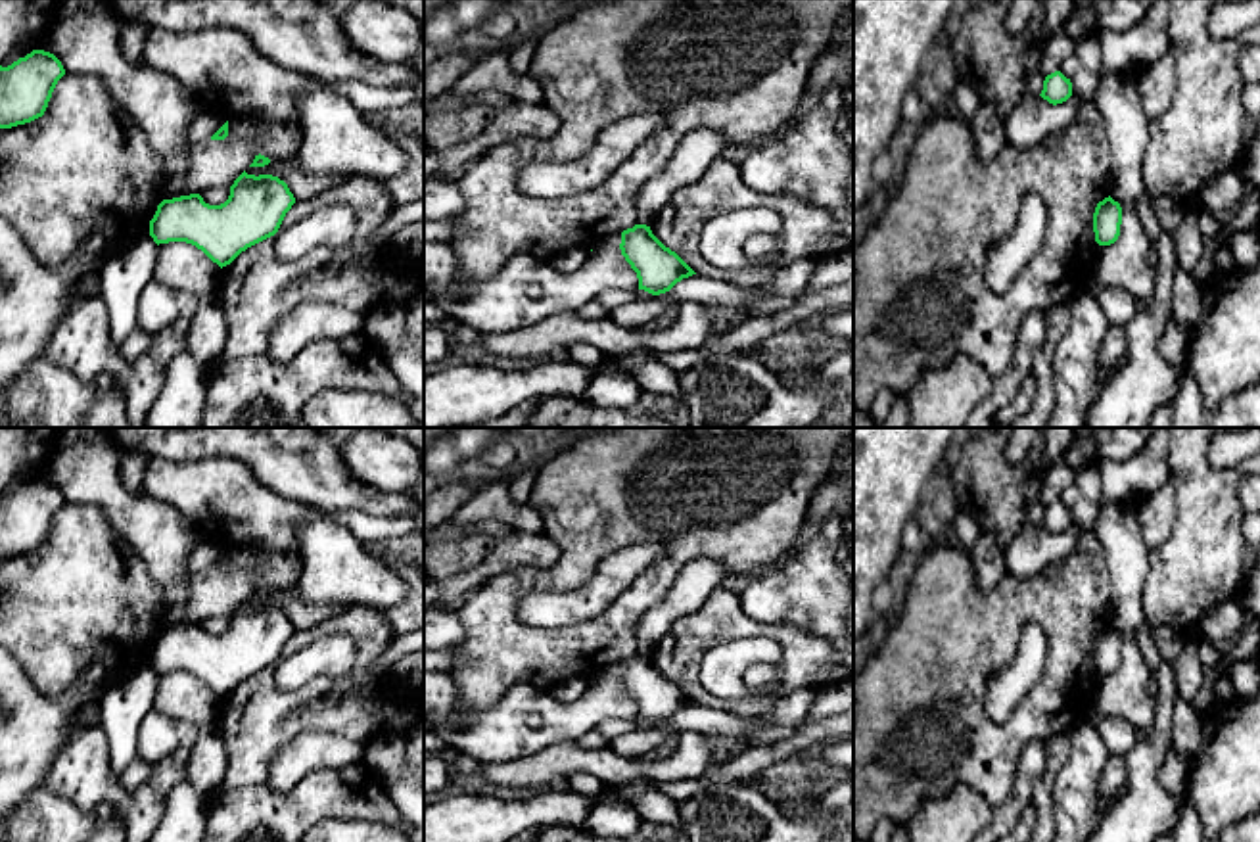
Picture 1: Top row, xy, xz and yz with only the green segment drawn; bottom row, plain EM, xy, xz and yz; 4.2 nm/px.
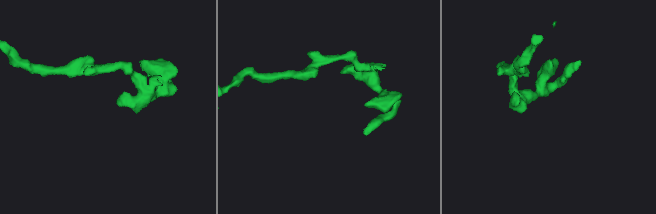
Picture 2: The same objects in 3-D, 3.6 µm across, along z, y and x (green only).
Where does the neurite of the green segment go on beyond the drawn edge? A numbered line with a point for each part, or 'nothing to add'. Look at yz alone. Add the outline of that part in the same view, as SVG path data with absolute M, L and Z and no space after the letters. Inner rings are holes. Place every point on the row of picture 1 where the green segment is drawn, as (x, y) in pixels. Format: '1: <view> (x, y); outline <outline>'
nothing to add

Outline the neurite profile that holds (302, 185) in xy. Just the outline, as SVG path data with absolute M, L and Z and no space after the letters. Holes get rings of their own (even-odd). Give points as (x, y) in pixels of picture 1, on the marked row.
M293 159L270 161L265 167L247 167L245 173L278 176L288 184L295 199L311 199L347 178L347 175L309 175Z

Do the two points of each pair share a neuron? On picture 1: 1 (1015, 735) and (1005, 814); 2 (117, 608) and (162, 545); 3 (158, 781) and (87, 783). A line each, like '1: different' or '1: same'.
1: different
2: different
3: same

